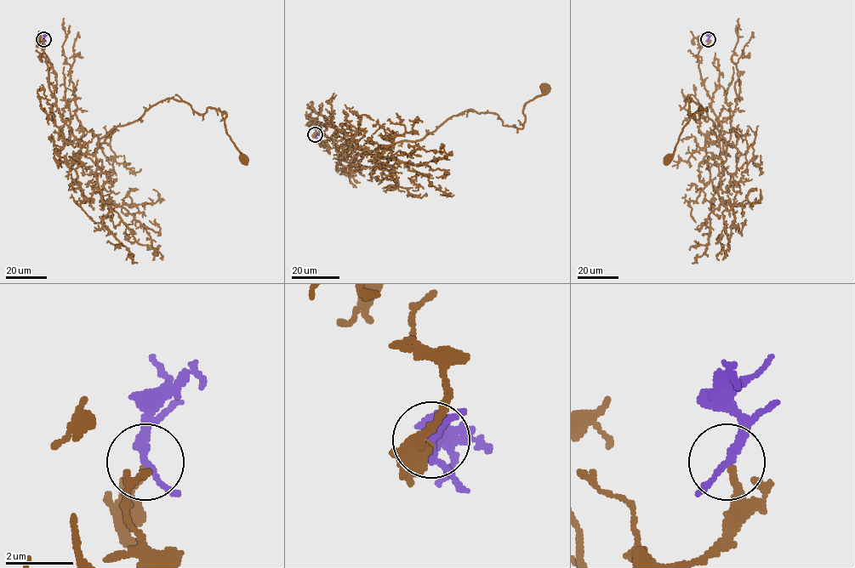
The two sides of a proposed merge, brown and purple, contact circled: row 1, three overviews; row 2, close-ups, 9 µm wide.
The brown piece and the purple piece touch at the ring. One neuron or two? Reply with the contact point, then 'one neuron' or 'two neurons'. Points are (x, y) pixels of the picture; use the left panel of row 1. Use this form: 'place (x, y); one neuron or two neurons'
place (43, 39); one neuron

